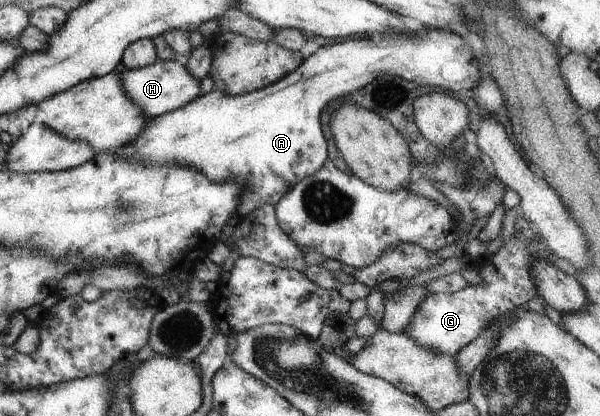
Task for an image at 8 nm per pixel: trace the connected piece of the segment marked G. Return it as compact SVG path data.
M519 216L509 242L503 244L488 258L478 257L479 264L483 260L483 268L477 269L481 272L482 283L475 286L468 285L455 292L427 293L402 332L423 347L439 350L441 354L456 356L465 346L477 339L481 330L490 326L491 320L505 317L507 313L525 307L529 300L538 297L537 286L533 284L531 278L531 266L537 260L551 260L552 256L552 251L545 245L535 224Z

